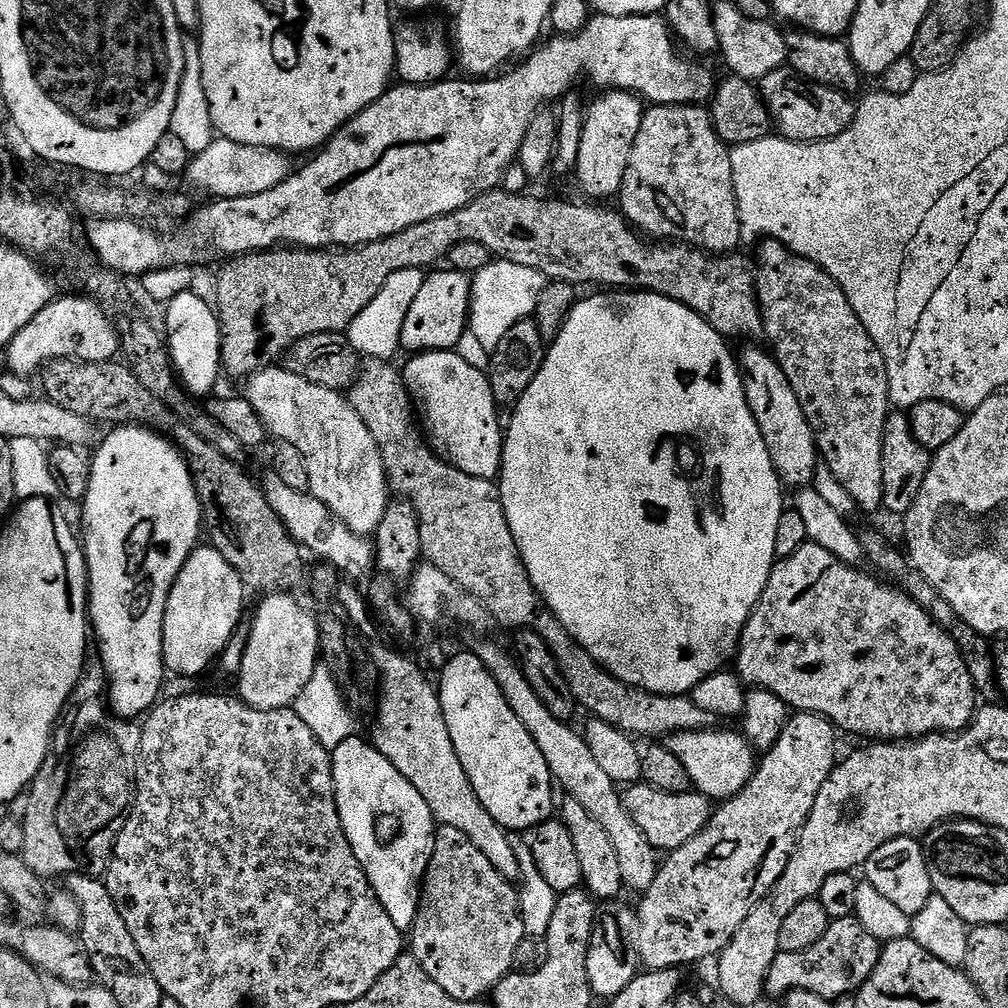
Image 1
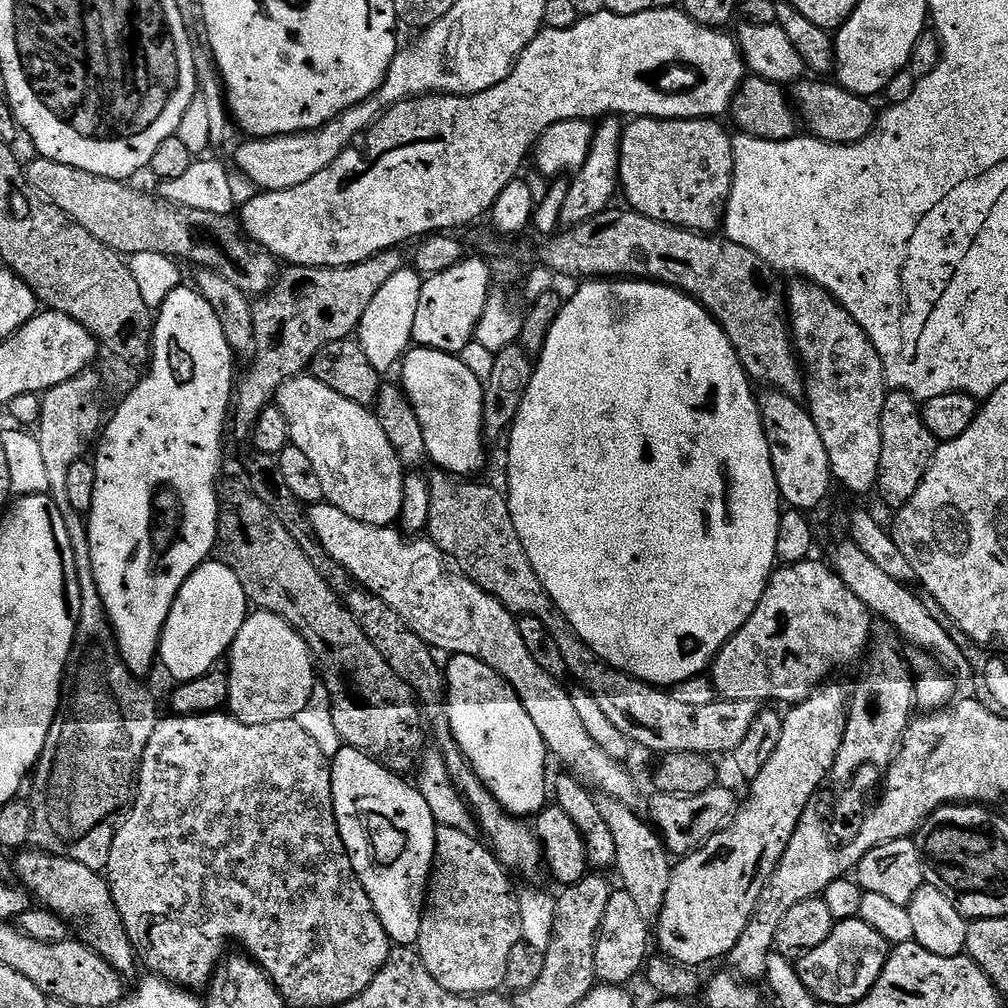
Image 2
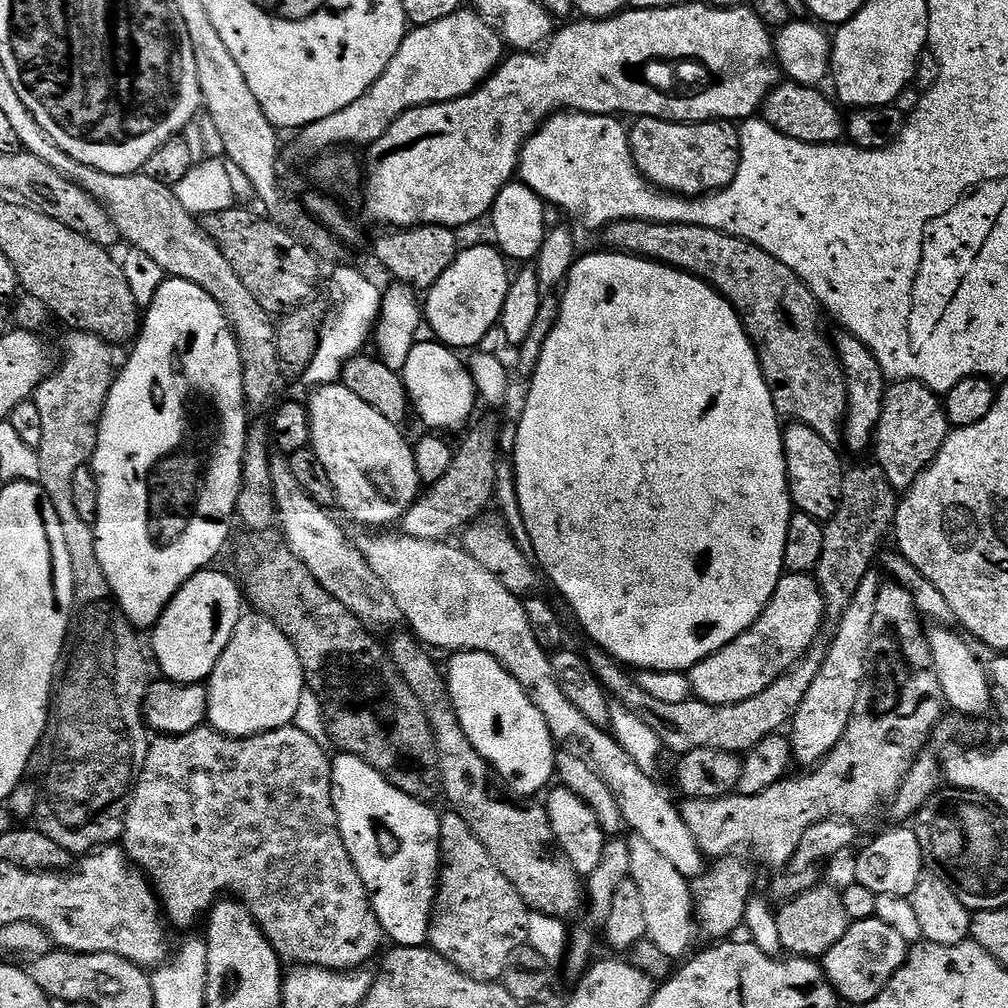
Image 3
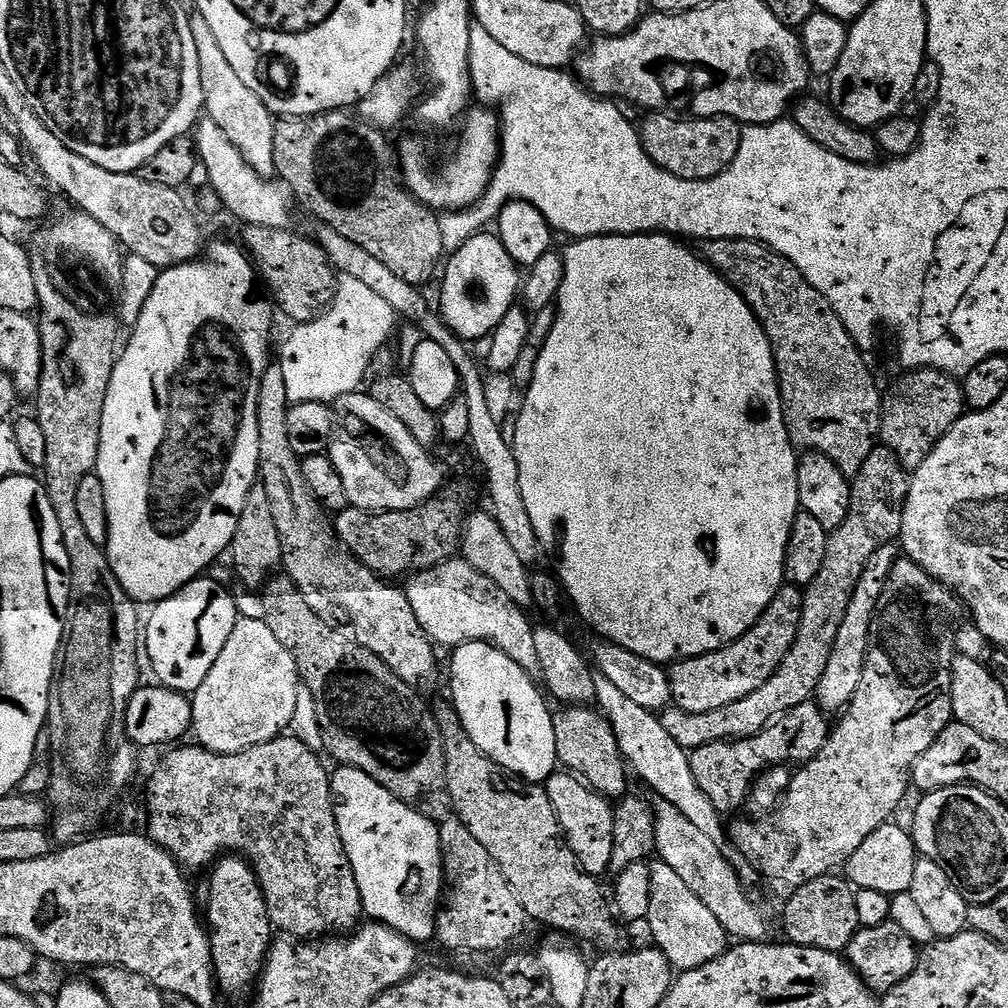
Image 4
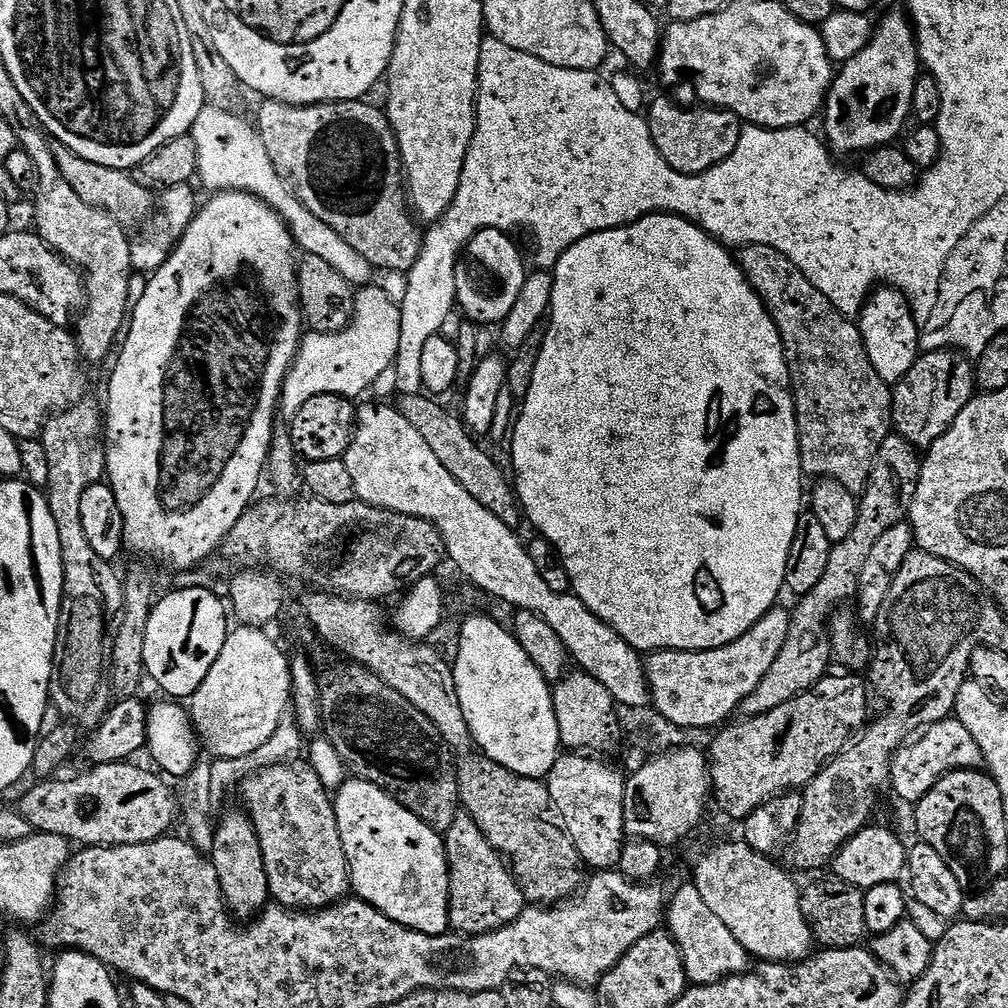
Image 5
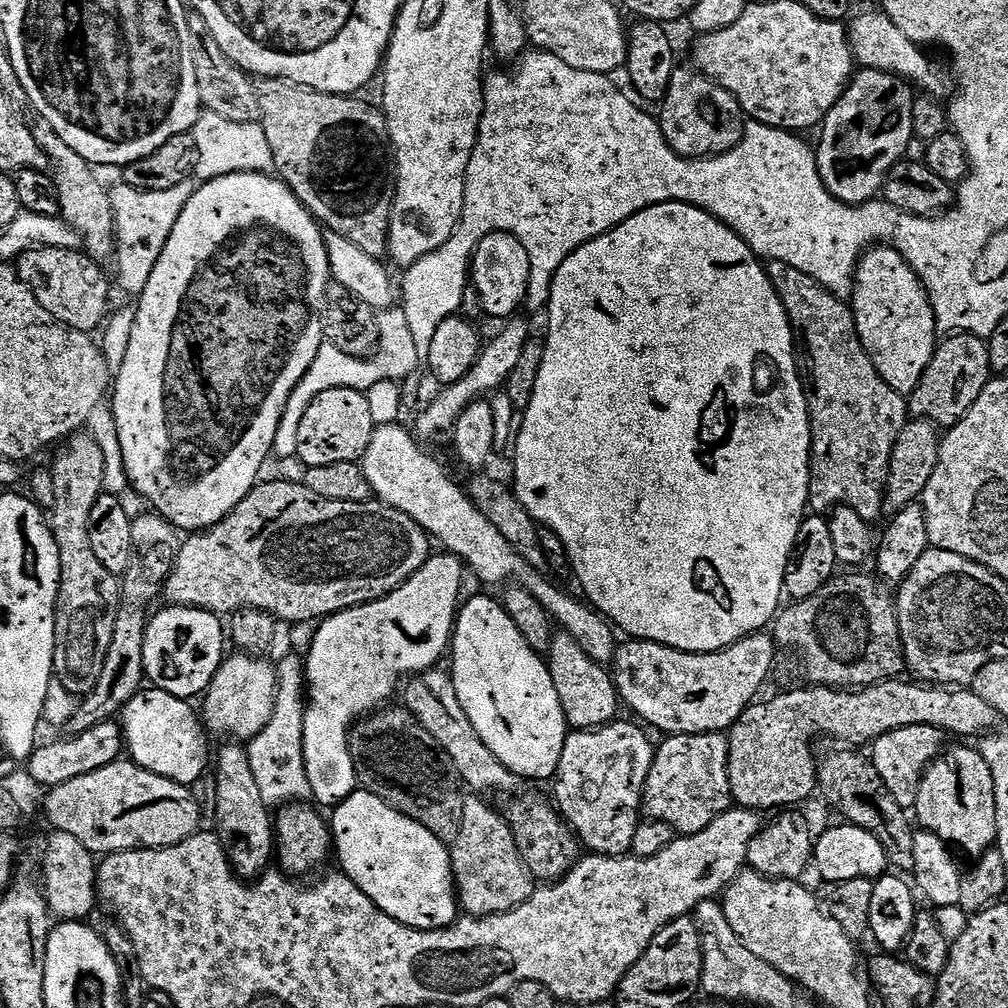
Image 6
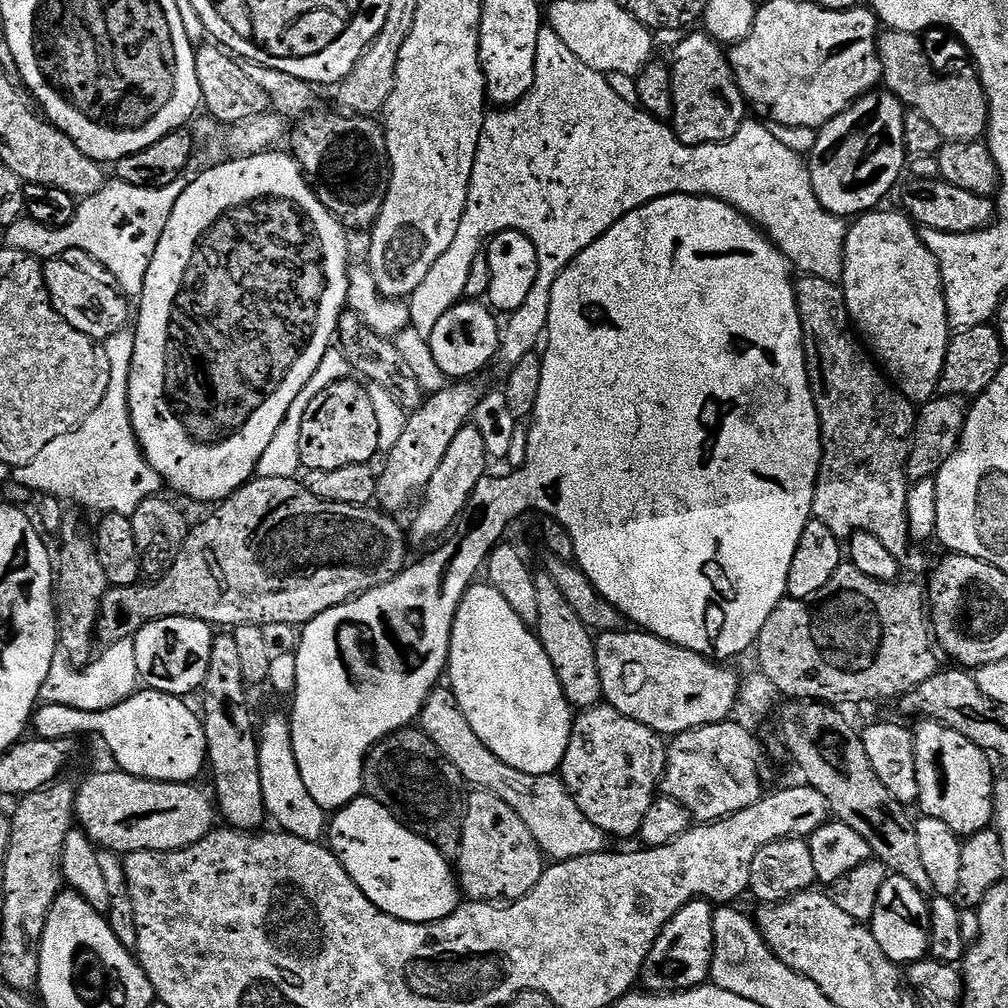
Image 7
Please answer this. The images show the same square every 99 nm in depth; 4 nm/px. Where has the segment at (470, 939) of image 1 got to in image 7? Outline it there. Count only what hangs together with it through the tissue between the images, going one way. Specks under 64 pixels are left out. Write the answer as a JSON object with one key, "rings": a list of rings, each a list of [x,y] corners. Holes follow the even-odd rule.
{"rings":[[[472,790],[464,806],[464,825],[460,839],[460,855],[455,857],[460,891],[472,902],[511,902],[520,900],[542,878],[546,857],[540,851],[534,834],[498,798],[489,792]]]}

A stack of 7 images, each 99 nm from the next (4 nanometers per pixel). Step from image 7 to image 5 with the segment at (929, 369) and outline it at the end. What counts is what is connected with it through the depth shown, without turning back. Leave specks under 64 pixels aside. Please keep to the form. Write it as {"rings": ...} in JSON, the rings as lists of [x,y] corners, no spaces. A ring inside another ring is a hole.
{"rings":[[[891,286],[877,288],[864,301],[864,308],[858,317],[858,327],[866,346],[866,354],[870,354],[870,362],[874,370],[878,370],[878,378],[882,378],[882,382],[895,386],[902,378],[906,378],[906,374],[910,374],[910,366],[914,366],[922,349],[920,331],[903,292]]]}

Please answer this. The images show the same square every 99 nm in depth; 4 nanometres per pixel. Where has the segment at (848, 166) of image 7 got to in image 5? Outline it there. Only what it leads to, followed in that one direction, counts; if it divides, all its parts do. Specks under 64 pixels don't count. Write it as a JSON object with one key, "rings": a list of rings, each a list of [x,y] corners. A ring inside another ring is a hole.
{"rings":[[[903,11],[900,12],[892,12],[878,20],[872,33],[872,41],[861,52],[854,54],[854,58],[839,65],[832,77],[832,89],[828,92],[828,99],[822,109],[822,121],[824,120],[823,135],[826,143],[837,157],[852,156],[855,152],[867,154],[873,148],[891,145],[895,141],[892,139],[905,131],[904,123],[912,116],[914,86],[916,79],[922,75],[922,61],[920,49],[916,46],[916,30],[912,21]]]}

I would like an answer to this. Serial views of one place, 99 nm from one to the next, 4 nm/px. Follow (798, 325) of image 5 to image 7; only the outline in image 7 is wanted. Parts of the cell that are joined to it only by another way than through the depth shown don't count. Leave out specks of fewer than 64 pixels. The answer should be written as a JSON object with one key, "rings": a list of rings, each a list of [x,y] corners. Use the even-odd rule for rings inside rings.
{"rings":[[[807,274],[801,275],[795,285],[796,305],[804,331],[808,381],[814,394],[814,406],[818,410],[822,438],[822,458],[812,503],[813,517],[830,526],[833,534],[841,538],[847,538],[854,532],[874,534],[874,538],[878,538],[878,542],[882,542],[882,546],[886,546],[886,550],[890,550],[893,558],[901,561],[907,571],[909,568],[912,572],[920,572],[924,568],[923,558],[916,552],[908,556],[910,537],[906,518],[906,498],[910,487],[908,455],[914,439],[917,409],[911,400],[906,400],[889,383],[877,361],[858,339],[854,325],[848,319],[843,287],[839,283]]]}

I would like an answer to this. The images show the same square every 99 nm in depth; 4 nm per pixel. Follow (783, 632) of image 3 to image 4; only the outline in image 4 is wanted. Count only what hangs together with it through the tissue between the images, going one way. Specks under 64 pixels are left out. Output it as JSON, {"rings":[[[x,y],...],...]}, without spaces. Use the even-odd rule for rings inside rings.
{"rings":[[[781,586],[774,594],[770,606],[758,618],[756,625],[742,638],[710,654],[691,656],[671,665],[668,677],[672,691],[672,704],[690,714],[706,714],[730,702],[754,694],[782,666],[782,658],[790,654],[802,618],[804,594],[799,587]]]}

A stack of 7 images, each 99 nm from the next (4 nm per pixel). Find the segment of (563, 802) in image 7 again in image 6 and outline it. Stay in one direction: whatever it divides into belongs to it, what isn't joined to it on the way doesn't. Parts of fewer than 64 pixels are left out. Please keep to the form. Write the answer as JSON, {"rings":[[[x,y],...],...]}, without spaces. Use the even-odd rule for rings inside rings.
{"rings":[[[439,667],[429,668],[428,671],[417,672],[411,677],[402,688],[403,707],[414,714],[414,718],[418,718],[420,725],[430,730],[430,734],[434,734],[438,746],[442,746],[442,750],[450,754],[454,770],[458,770],[461,781],[469,789],[472,787],[476,791],[473,793],[518,791],[520,784],[522,785],[521,777],[514,775],[502,762],[498,762],[490,746],[486,746],[486,742],[478,738],[478,730],[474,730],[470,718],[466,718],[466,710],[462,710],[462,702],[458,702],[458,690],[454,690],[451,675],[447,671],[440,671]]]}

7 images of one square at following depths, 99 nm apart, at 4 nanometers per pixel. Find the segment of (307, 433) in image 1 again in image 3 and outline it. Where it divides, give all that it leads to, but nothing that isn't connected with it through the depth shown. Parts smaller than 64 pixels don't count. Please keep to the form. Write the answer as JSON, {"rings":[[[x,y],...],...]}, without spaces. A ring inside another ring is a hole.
{"rings":[[[342,382],[324,384],[315,389],[316,392],[306,400],[310,422],[310,445],[314,454],[318,454],[318,462],[326,466],[326,474],[330,474],[330,483],[334,486],[336,504],[344,507],[344,512],[352,520],[360,524],[392,524],[403,521],[408,507],[415,502],[422,491],[418,466],[414,462],[412,444],[400,431],[401,425],[390,422],[390,418],[382,418],[374,406],[362,402],[354,390],[346,390]]]}

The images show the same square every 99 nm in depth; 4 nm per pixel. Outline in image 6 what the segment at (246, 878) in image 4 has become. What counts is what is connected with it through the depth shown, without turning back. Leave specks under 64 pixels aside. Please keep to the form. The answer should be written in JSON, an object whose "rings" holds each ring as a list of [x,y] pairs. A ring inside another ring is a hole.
{"rings":[[[224,742],[220,753],[215,753],[214,777],[216,780],[215,811],[216,837],[222,842],[224,853],[236,875],[255,878],[267,871],[274,860],[274,816],[258,790],[254,771],[250,766],[248,749],[240,742]]]}

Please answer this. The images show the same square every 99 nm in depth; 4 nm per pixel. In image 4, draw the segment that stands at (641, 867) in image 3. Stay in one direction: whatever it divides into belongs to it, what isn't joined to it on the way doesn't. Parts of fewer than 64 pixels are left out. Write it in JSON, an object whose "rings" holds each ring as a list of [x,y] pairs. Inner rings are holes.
{"rings":[[[663,862],[651,865],[650,874],[650,910],[646,927],[652,931],[655,947],[671,962],[677,973],[689,972],[698,966],[706,966],[714,958],[721,956],[725,948],[729,947],[730,937],[725,932],[722,922],[714,918],[702,898],[678,878],[675,870],[670,870]]]}

